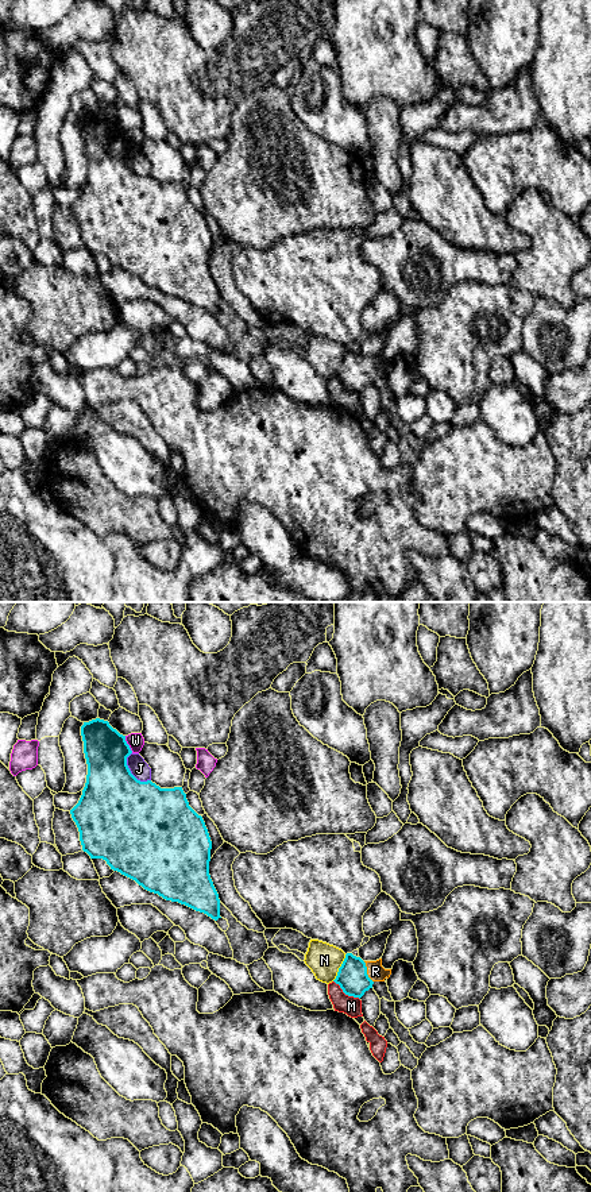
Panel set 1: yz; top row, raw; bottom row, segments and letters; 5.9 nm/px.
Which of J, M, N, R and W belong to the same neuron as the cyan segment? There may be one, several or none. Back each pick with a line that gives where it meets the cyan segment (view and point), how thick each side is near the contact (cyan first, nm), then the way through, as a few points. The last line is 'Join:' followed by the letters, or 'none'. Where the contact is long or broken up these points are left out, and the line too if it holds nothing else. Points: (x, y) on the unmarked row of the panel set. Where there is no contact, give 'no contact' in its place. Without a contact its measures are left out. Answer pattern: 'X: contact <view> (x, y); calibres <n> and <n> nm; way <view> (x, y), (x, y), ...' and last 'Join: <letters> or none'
R: contact yz (366, 367); calibres 180 and 100 nm; way yz (352, 373), (366, 367), (375, 366)
Join: R

